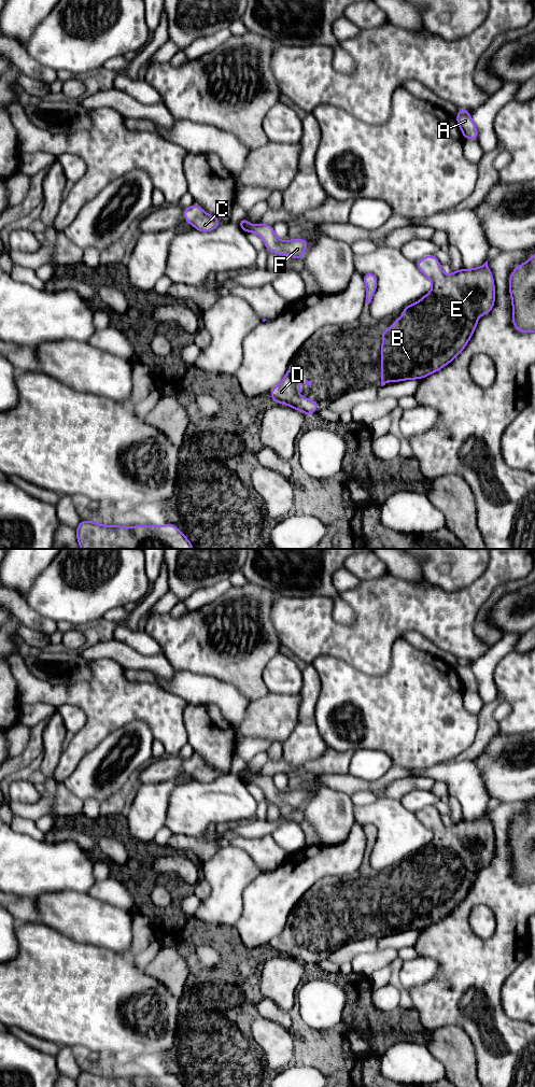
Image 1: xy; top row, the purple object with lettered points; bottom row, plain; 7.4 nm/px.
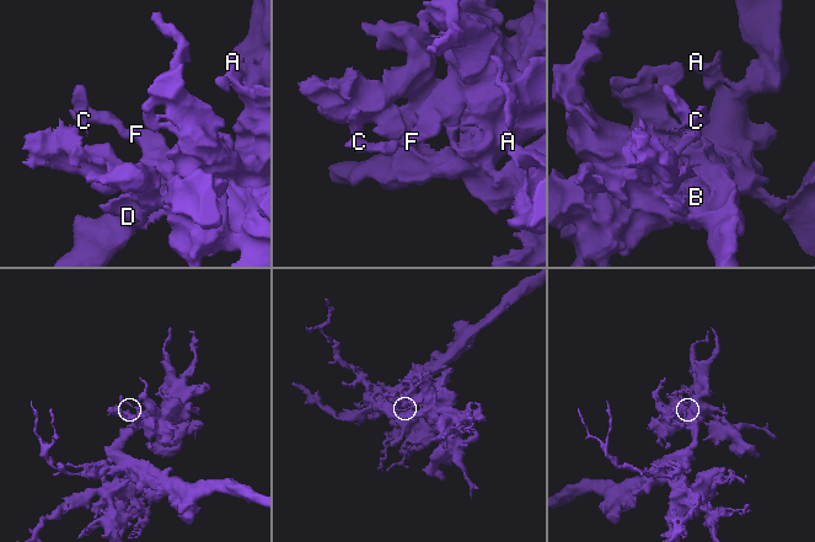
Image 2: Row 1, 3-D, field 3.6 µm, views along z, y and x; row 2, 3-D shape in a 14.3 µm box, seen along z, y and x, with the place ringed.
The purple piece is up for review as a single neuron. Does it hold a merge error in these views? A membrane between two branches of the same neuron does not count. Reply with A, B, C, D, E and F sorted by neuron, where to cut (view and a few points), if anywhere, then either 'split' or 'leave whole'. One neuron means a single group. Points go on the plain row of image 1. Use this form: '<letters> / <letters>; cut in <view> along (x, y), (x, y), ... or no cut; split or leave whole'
A B C D E F; no cut; leave whole

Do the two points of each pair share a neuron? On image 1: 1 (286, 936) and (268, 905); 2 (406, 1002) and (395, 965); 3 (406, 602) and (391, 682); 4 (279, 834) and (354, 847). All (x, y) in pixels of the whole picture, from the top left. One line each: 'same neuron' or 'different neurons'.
1: different neurons
2: same neuron
3: different neurons
4: different neurons

